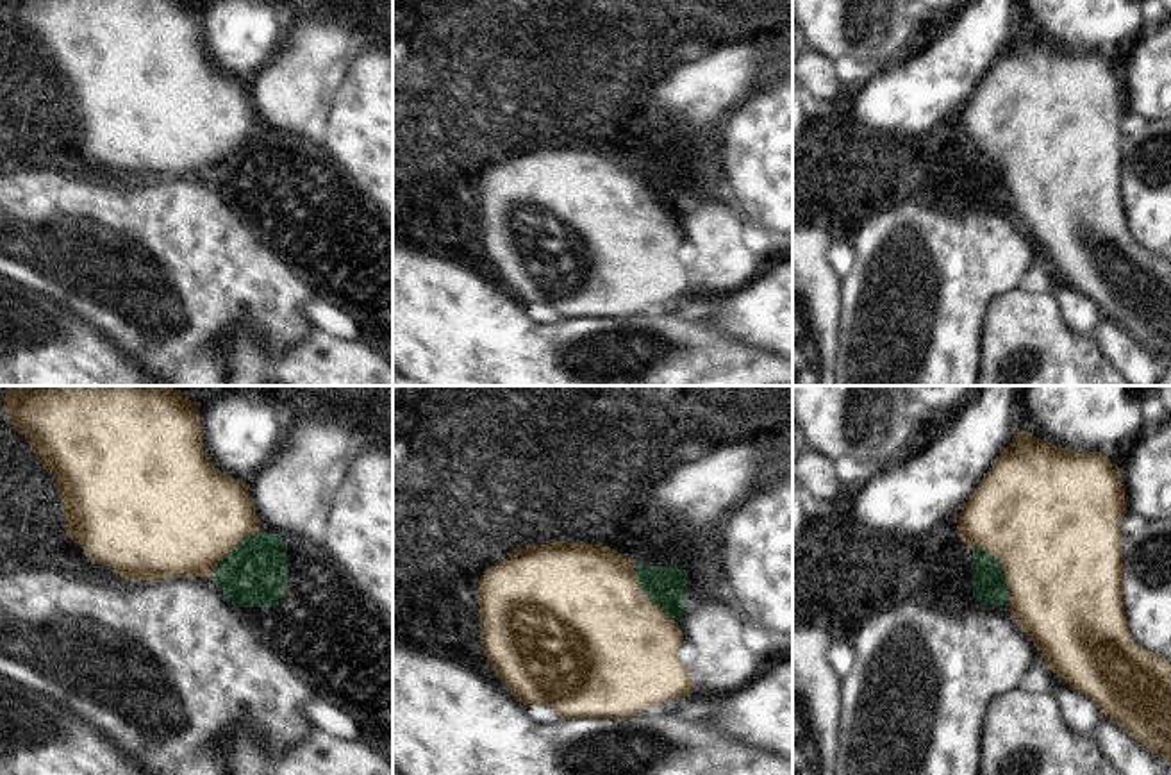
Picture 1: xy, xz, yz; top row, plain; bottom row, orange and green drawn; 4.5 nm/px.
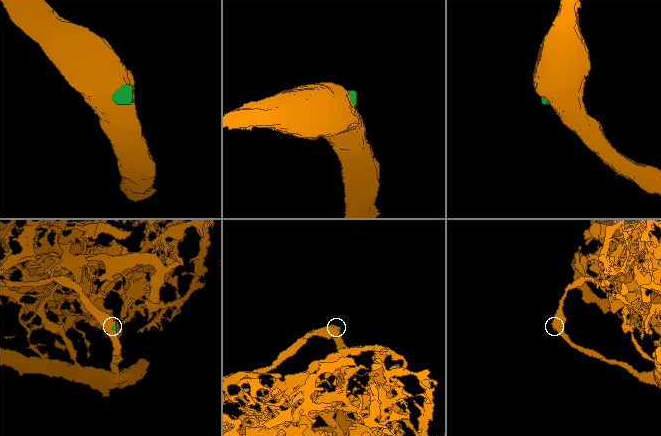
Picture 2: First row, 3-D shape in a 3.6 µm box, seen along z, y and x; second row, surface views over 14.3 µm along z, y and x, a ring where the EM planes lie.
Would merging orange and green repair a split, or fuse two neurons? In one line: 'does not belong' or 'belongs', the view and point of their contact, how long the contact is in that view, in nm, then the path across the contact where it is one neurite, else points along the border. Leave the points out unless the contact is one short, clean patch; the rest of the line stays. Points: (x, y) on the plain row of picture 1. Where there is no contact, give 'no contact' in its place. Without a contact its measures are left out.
belongs; meets orange in yz at (1004, 172); contact 300 nm long

